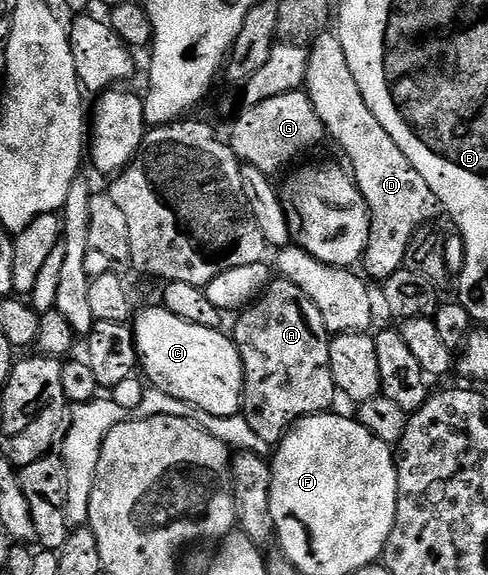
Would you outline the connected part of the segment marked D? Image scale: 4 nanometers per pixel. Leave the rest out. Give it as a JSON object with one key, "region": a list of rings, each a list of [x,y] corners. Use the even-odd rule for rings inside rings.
{"region":[[[335,33],[321,34],[309,47],[303,90],[311,97],[315,113],[319,113],[326,136],[334,139],[341,146],[342,153],[353,162],[353,182],[361,190],[369,210],[369,240],[363,256],[364,274],[370,280],[390,279],[404,268],[407,245],[414,233],[432,224],[432,219],[439,215],[435,193],[431,193],[431,185],[423,181],[419,169],[415,169],[411,161],[403,157],[403,149],[391,141],[387,129],[379,125],[375,113],[367,109],[367,101],[363,101],[363,93],[359,93],[359,84],[351,73],[351,65],[347,65],[347,53],[343,53],[341,39]]]}

